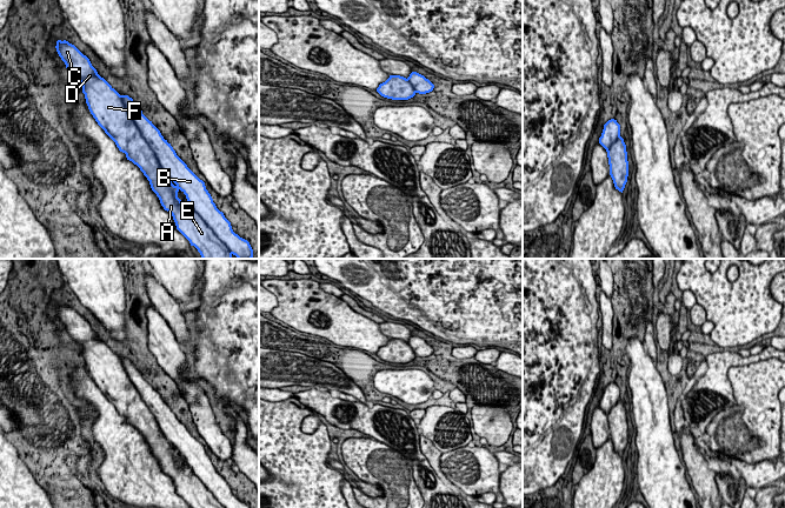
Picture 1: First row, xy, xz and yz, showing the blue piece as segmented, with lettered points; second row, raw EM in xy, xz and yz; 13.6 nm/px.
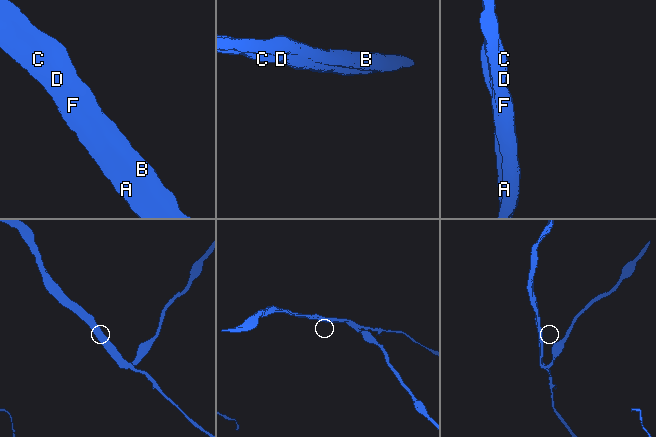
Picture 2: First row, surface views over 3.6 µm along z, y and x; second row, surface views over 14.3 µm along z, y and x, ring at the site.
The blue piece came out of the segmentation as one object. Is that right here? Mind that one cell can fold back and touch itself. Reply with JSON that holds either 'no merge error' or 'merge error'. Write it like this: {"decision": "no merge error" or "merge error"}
{"decision": "no merge error"}

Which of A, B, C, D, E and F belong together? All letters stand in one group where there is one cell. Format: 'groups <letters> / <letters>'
groups A B C D E F

